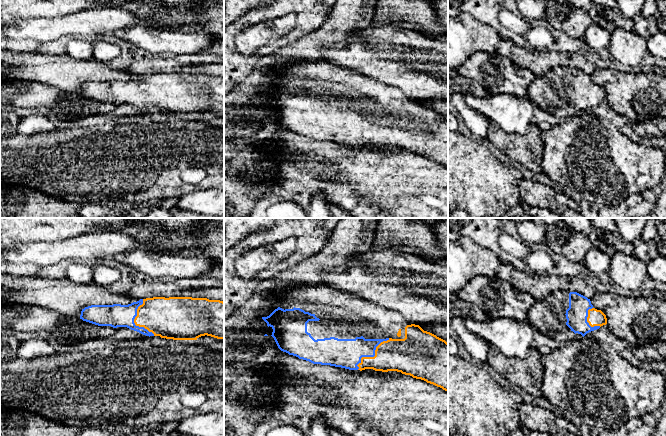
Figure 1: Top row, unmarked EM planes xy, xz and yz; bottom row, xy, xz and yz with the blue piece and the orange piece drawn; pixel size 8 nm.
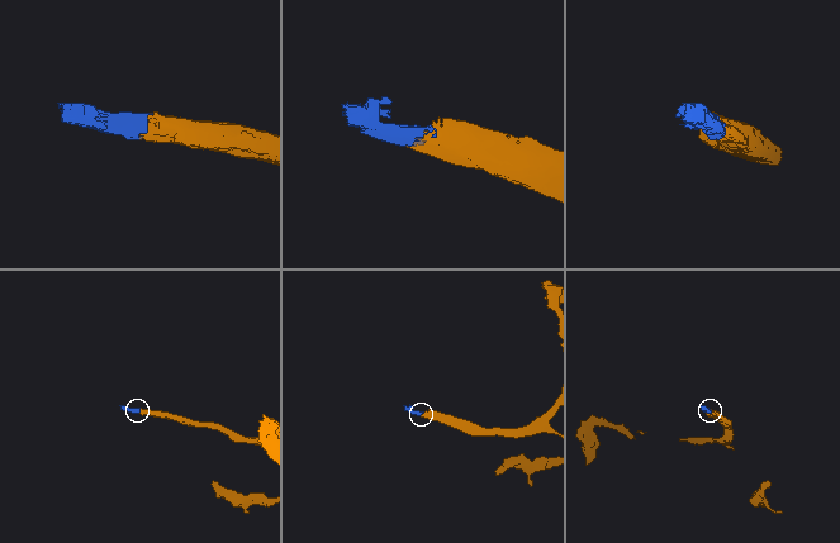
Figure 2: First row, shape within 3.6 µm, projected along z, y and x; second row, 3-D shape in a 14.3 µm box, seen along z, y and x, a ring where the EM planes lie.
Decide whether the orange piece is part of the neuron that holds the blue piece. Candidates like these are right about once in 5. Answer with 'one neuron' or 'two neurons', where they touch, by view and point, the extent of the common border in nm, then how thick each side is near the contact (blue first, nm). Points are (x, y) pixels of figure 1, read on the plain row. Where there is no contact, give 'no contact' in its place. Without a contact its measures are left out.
one neuron; contact xz (372, 132); length 360 nm; calibres 240 and 280 nm

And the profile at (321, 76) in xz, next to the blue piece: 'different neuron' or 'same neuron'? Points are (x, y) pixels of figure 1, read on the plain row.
same neuron

